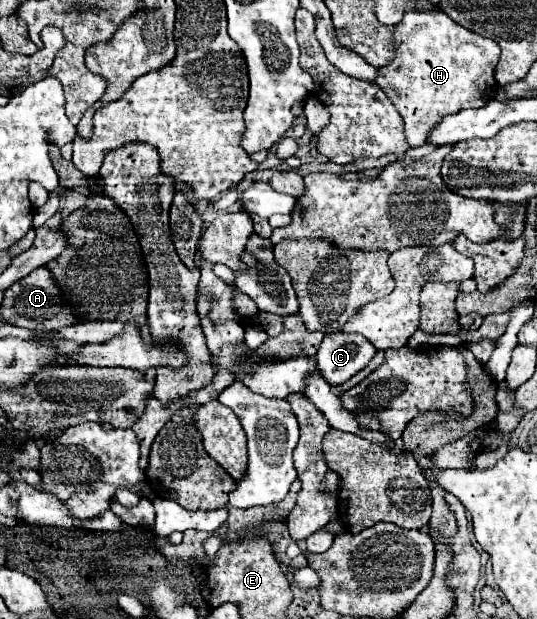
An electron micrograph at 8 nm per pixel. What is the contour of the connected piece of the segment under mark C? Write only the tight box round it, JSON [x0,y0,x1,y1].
[315,333,377,385]

